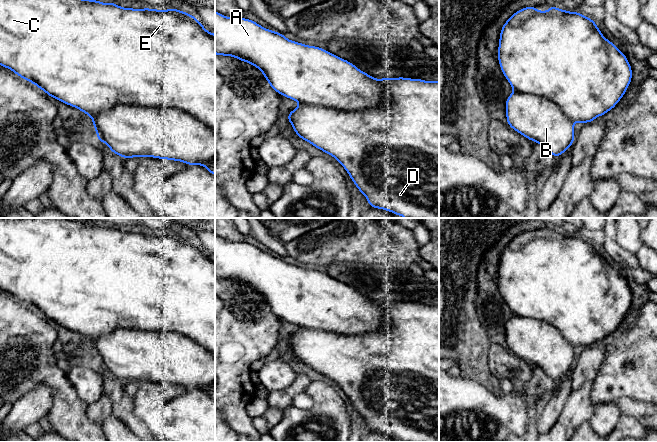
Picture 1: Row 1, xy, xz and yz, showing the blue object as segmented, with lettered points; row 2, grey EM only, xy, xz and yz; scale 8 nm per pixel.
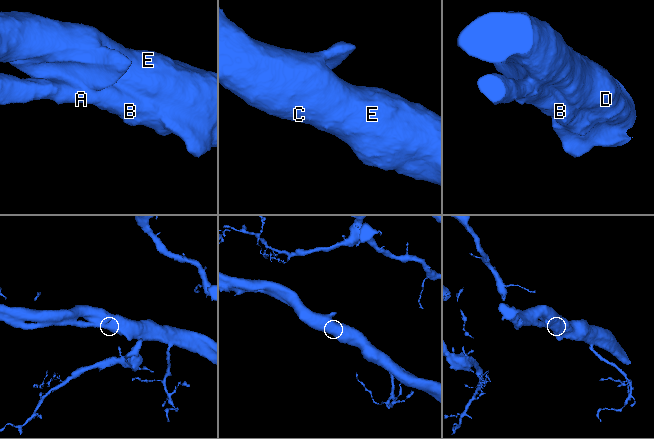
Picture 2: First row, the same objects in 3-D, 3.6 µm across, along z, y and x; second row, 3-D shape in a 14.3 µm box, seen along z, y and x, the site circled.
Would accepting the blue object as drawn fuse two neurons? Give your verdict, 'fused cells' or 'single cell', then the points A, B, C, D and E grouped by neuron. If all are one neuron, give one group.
single cell; groups A B C D E

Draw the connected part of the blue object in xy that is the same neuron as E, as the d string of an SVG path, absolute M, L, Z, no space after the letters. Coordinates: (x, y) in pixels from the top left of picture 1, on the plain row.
M0 218L0 290L10 293L22 303L36 309L51 322L55 322L69 330L79 333L86 339L91 340L98 364L107 368L110 375L122 382L153 381L180 385L188 388L189 390L201 389L215 400L215 258L207 255L193 239L184 235L179 235L175 232L167 234L150 233L147 231L144 233L123 232L118 230L116 227L110 226L108 228L104 228L102 225L96 225L93 223L85 224L65 218Z

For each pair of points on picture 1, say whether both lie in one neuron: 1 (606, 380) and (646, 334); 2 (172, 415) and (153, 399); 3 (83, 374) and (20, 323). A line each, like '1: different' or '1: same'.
1: same
2: different
3: different

